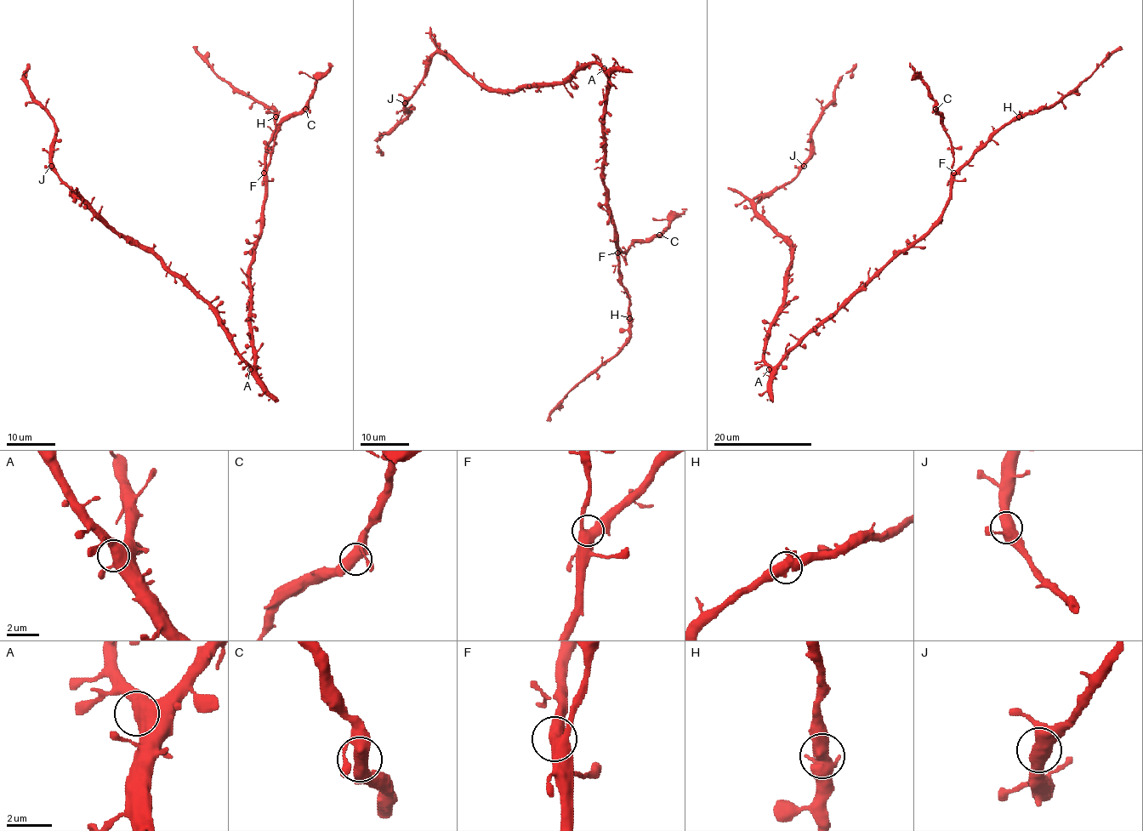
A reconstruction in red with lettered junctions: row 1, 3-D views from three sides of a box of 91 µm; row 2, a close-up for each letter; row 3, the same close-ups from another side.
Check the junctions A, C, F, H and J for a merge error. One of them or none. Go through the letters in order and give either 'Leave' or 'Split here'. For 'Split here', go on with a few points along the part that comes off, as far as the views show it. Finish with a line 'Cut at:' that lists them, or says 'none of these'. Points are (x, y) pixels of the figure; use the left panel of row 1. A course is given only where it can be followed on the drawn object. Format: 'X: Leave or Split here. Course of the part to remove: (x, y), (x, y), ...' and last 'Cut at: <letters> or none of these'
A: Leave
C: Leave
F: Leave
H: Leave
J: Leave
Cut at: none of these

